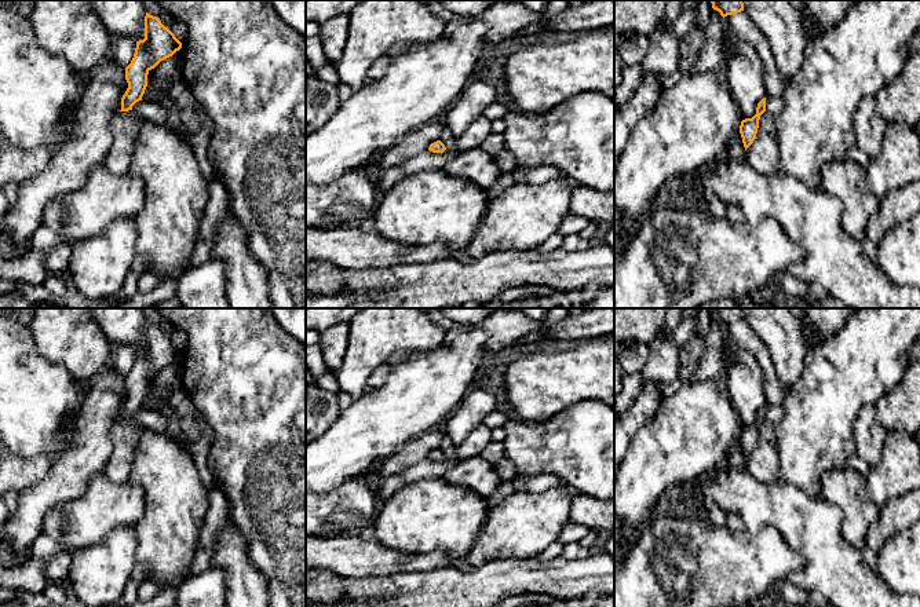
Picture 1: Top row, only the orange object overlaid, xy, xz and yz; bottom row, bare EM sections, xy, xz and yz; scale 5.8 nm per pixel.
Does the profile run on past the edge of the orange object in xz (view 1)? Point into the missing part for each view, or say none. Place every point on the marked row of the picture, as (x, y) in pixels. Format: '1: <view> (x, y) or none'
1: none

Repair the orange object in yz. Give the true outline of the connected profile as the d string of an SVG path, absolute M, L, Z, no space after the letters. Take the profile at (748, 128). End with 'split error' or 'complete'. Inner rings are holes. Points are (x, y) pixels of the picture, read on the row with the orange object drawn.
M763 98L757 103L756 114L752 118L745 118L741 121L740 134L741 134L745 150L753 143L757 134L760 116L764 111L766 111L766 98Z; complete

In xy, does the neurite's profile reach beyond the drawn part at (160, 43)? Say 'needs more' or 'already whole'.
already whole

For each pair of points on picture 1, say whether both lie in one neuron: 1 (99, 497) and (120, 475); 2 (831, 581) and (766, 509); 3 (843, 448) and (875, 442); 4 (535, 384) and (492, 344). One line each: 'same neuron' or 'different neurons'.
1: different neurons
2: same neuron
3: different neurons
4: different neurons

